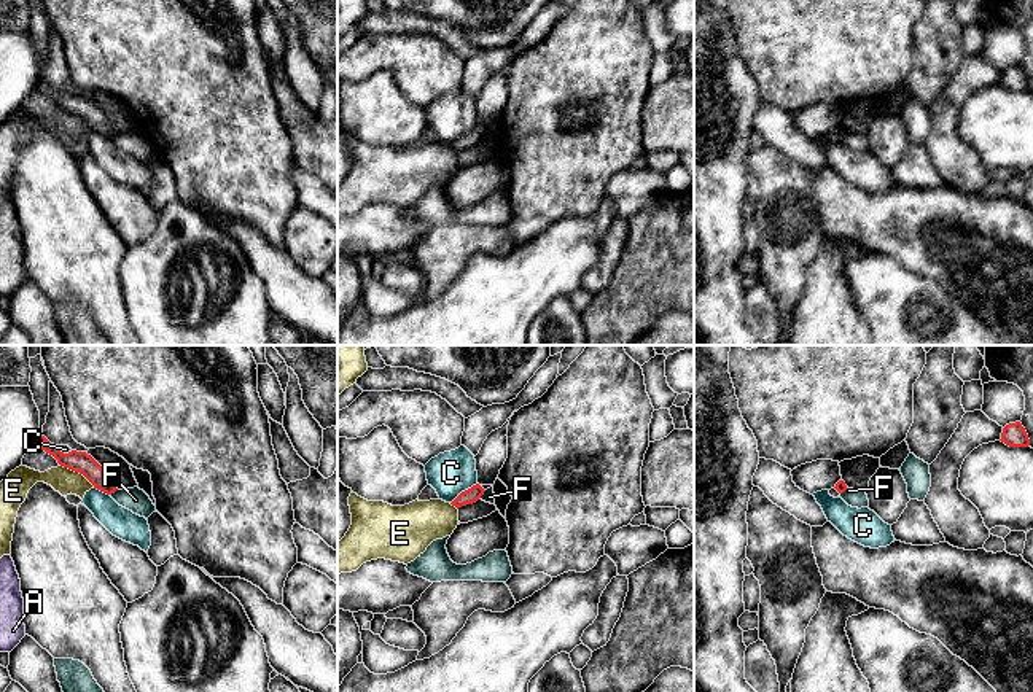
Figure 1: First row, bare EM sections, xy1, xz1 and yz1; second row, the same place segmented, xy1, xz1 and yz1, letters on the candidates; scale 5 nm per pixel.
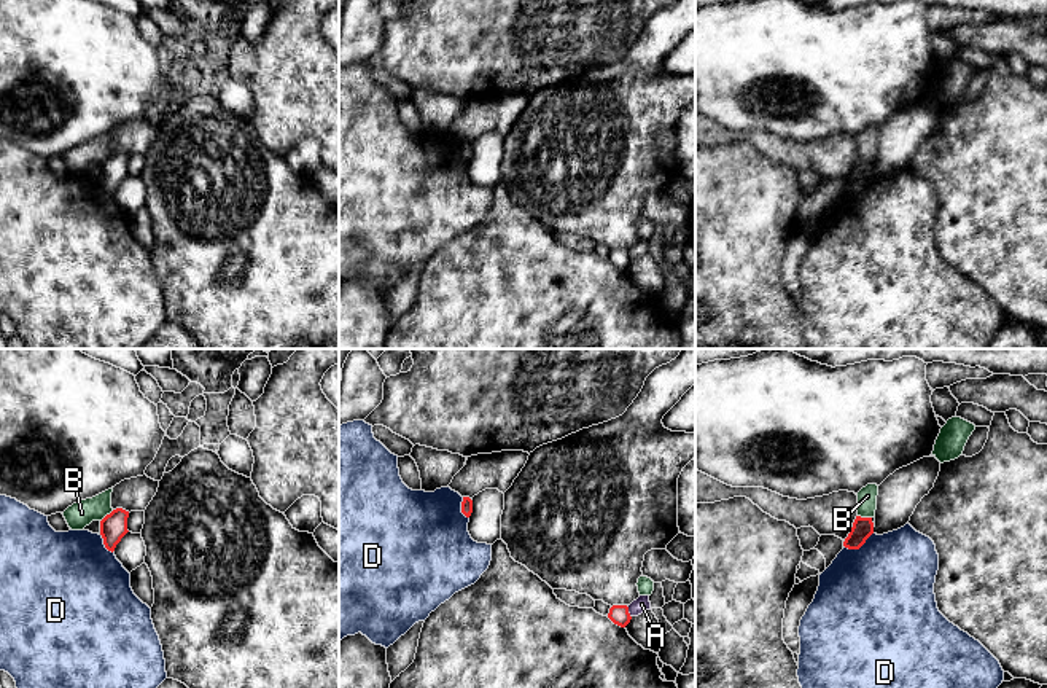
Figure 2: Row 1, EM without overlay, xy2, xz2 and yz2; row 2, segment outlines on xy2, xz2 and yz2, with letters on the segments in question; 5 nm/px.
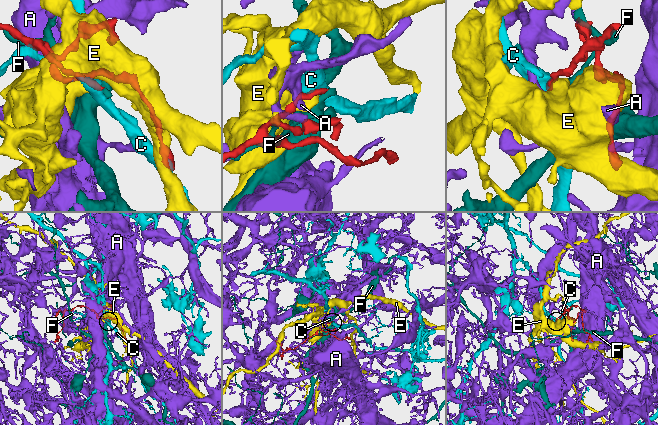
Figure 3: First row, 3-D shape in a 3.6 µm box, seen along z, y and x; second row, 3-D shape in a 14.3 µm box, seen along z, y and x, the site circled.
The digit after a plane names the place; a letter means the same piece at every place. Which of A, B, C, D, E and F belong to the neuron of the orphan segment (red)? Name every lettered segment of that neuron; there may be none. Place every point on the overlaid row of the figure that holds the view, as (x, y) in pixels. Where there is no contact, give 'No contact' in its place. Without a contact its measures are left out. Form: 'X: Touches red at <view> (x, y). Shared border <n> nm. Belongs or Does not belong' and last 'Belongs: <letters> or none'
A: Touches red at xz2 (627, 612). Shared border 70 nm. Does not belong
B: Touches red at yz2 (864, 518). Shared border 70 nm. Does not belong
C: Touches red at xz1 (465, 490). Shared border 170 nm. Does not belong
D: Touches red at yz2 (858, 548). Shared border 170 nm. Does not belong
E: Touches red at xy1 (78, 471). Shared border 200 nm. Does not belong
F: Touches red at xz1 (481, 495). Shared border 60 nm. Does not belong
Belongs: none

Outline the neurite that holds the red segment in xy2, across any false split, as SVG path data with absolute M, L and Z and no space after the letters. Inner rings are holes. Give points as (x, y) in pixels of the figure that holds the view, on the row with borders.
M116 508L100 521L100 535L108 551L113 553L121 538L129 532L127 518L129 511Z

